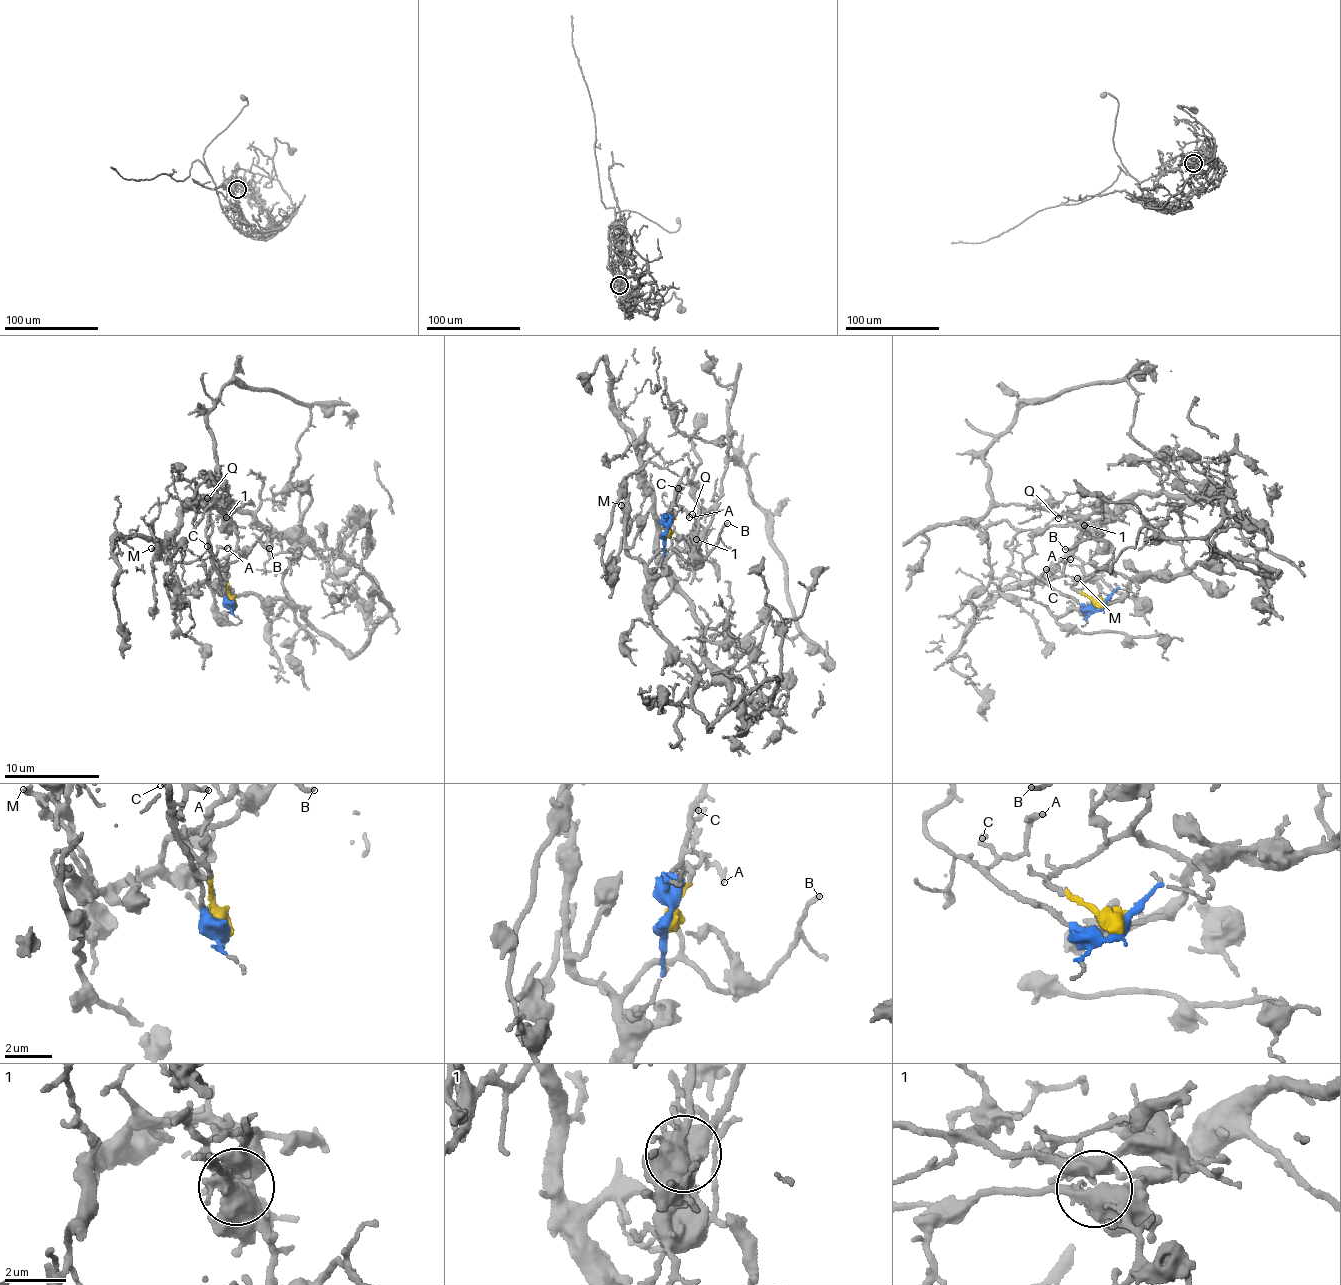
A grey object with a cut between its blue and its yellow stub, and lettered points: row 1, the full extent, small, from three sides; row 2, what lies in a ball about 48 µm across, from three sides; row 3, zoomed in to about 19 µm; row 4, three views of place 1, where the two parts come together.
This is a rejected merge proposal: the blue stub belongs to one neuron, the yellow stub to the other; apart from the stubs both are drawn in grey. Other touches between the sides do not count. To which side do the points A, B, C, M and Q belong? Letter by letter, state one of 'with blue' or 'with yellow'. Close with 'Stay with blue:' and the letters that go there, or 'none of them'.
A: with blue
B: with yellow
C: with blue
M: with yellow
Q: with blue
Stay with blue: A, C, Q

